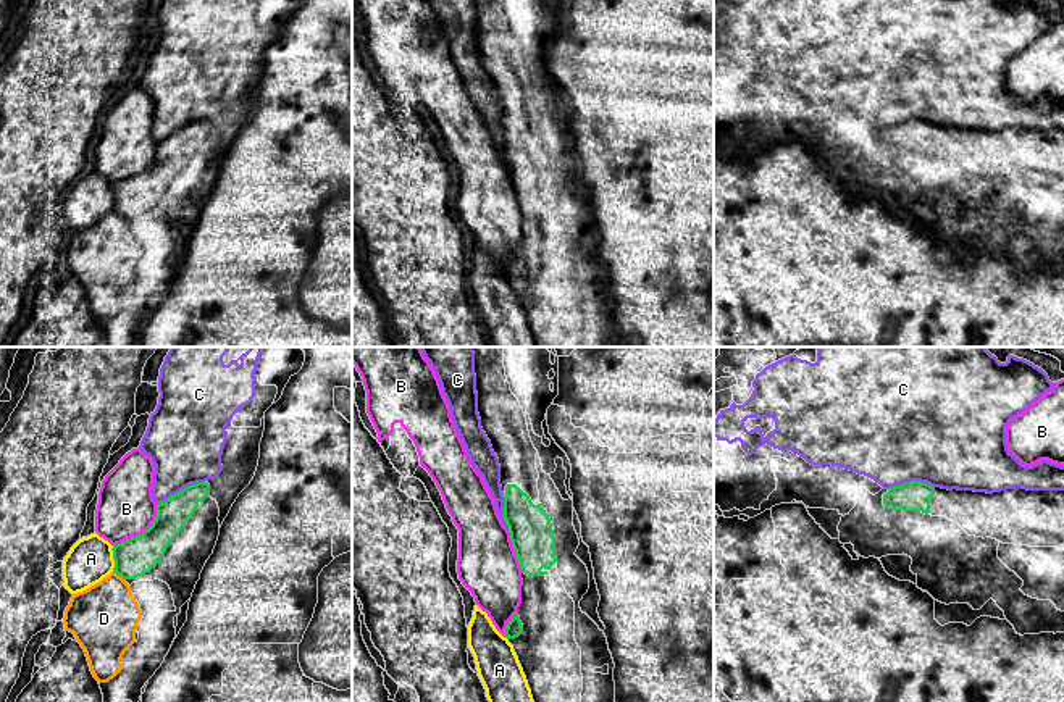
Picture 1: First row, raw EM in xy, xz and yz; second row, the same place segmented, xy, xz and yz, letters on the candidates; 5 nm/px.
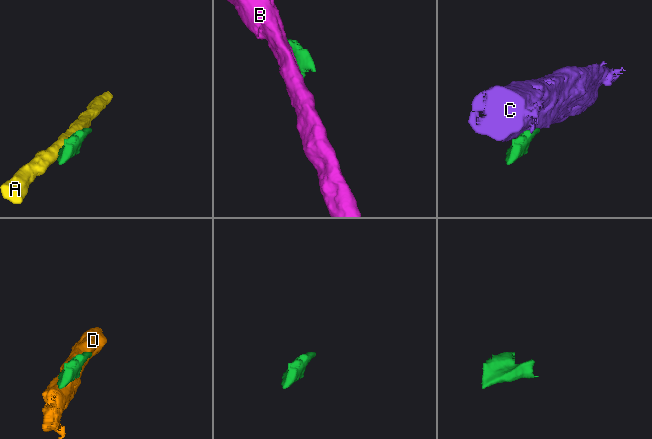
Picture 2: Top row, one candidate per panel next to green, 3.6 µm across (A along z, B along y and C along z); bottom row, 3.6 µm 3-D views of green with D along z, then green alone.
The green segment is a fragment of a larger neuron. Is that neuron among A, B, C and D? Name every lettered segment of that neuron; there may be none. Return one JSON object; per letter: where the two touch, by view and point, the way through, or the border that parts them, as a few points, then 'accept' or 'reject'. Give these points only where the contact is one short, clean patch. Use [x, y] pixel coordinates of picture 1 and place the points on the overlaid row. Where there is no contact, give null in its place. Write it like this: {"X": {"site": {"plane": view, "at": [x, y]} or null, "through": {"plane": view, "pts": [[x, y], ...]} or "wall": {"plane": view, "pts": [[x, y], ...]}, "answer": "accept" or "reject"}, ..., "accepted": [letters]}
{"A": {"site": {"plane": "xy", "at": [113, 559]}, "answer": "reject"}, "B": {"site": {"plane": "xy", "at": [144, 531]}, "answer": "reject"}, "C": {"site": {"plane": "xy", "at": [183, 489]}, "answer": "reject"}, "D": {"site": {"plane": "xy", "at": [120, 575]}, "wall": {"plane": "xy", "pts": [[115, 572], [125, 580]]}, "answer": "reject"}, "accepted": []}

